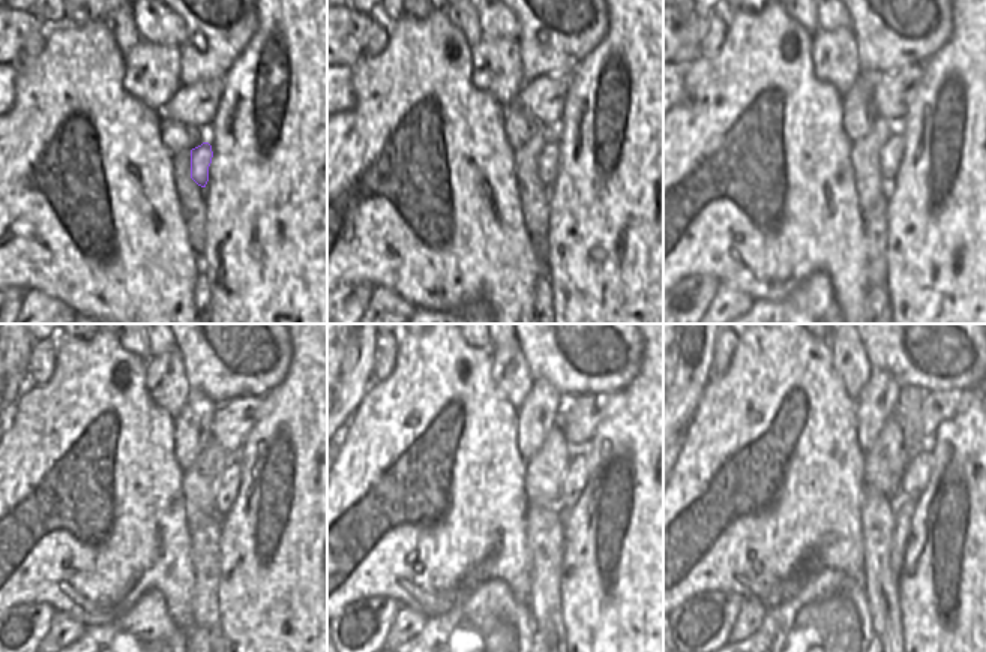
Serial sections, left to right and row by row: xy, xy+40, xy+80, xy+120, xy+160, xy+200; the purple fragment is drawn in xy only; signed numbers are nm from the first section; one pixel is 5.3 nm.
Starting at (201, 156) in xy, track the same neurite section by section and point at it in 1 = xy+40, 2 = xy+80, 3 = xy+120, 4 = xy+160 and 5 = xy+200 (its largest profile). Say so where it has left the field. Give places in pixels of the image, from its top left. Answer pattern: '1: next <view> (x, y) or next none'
1: next xy+40 (550, 156)
2: next xy+80 (890, 158)
3: next xy+120 (227, 490)
4: next xy+160 (571, 487)
5: next xy+200 (907, 490)

